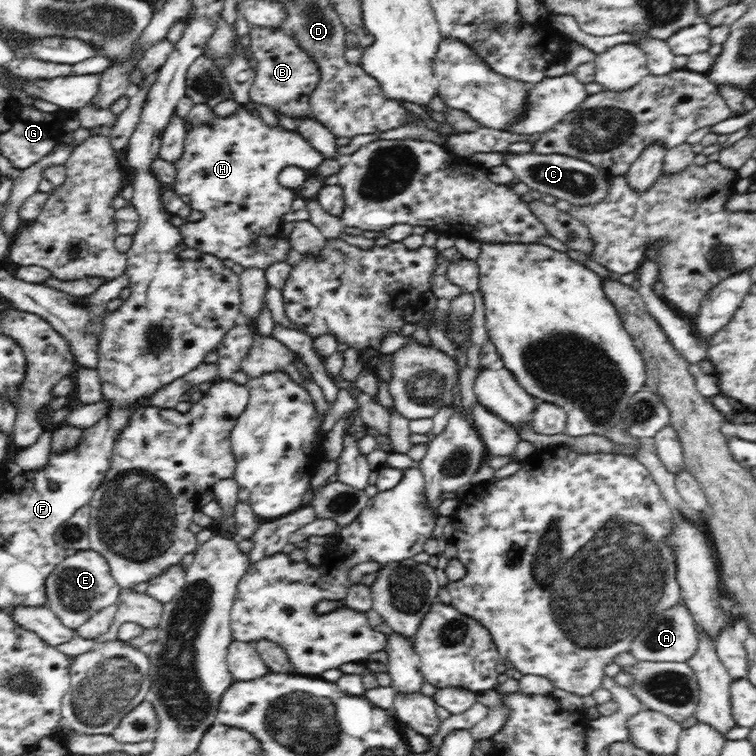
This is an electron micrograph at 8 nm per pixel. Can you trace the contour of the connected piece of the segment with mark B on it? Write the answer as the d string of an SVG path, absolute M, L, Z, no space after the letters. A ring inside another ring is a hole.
M250 27L250 50L257 62L254 84L249 90L250 100L266 104L274 114L290 116L294 120L314 118L309 105L310 93L317 87L320 71L315 60L297 45L295 39L280 28Z

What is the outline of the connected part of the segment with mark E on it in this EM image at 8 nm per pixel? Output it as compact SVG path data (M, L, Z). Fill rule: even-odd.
M92 549L68 553L48 576L44 588L46 606L55 612L64 626L71 629L77 629L94 614L117 602L122 589L112 576L107 560Z

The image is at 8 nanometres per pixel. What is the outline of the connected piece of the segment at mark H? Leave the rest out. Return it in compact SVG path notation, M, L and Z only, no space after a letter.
M238 107L235 113L226 117L217 116L210 122L188 127L184 141L183 155L174 161L176 184L172 190L192 210L204 214L202 220L186 222L180 226L180 235L188 248L201 251L224 260L232 260L243 269L266 271L277 263L287 262L291 244L287 238L278 237L284 215L292 211L292 203L297 197L296 190L284 188L278 182L278 174L286 166L298 166L304 171L315 170L322 164L320 154L297 131L286 130L280 125L268 126L256 110Z

